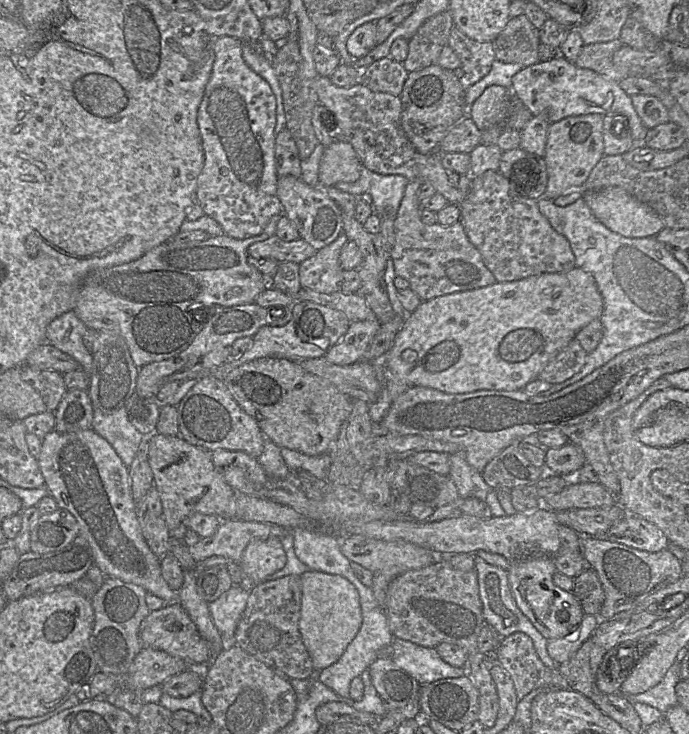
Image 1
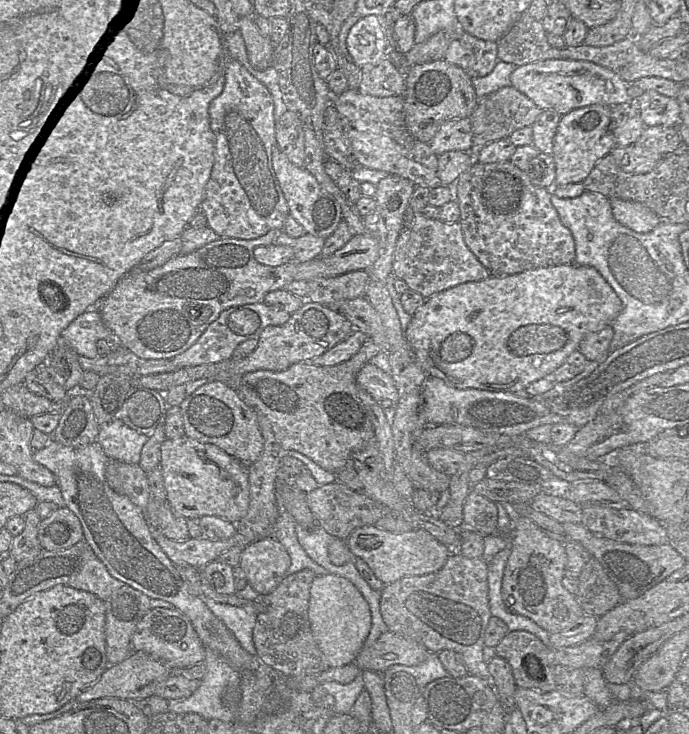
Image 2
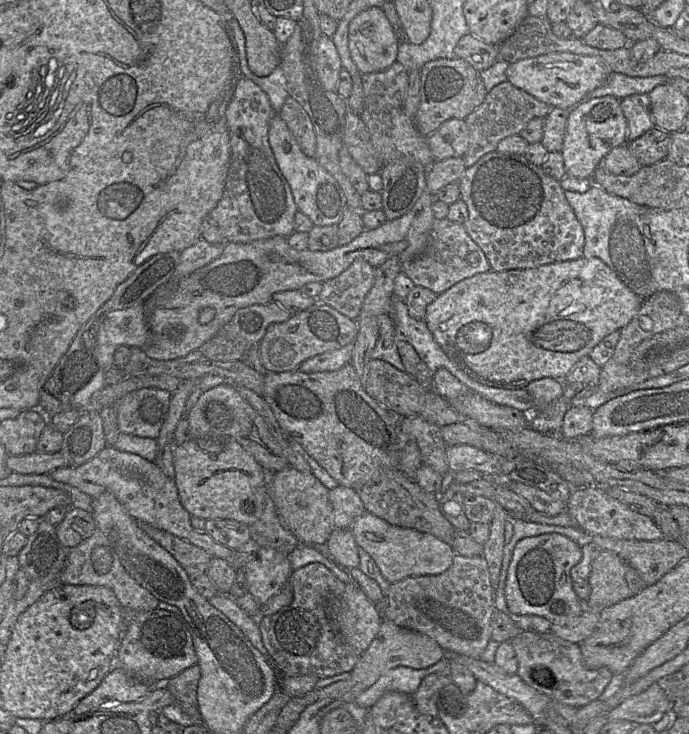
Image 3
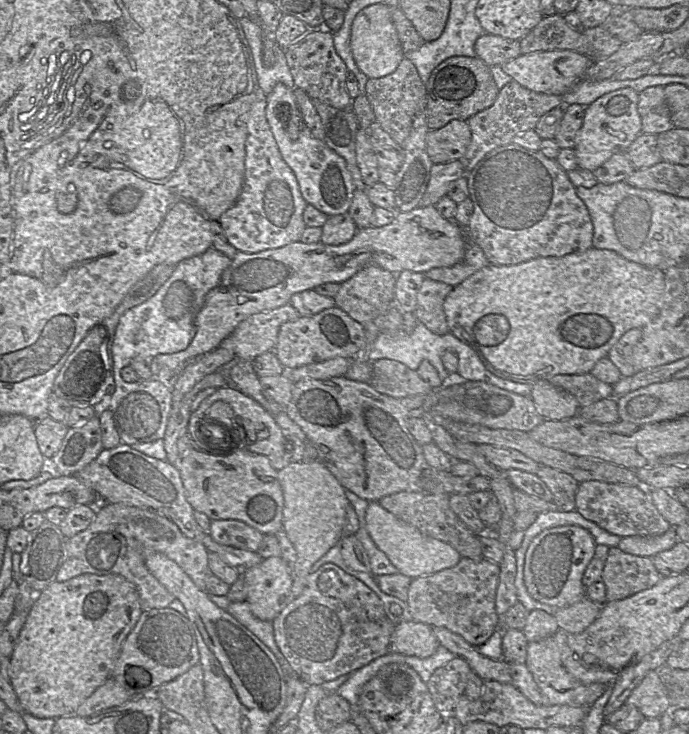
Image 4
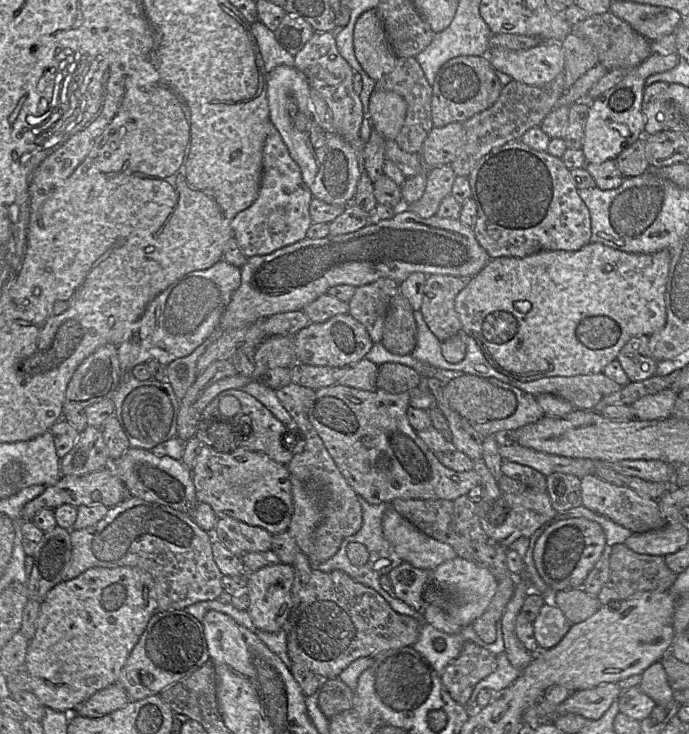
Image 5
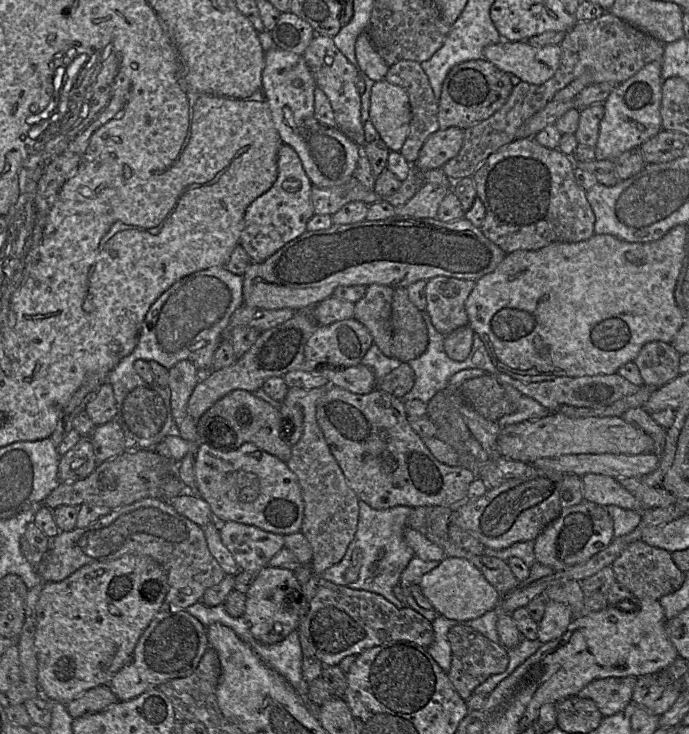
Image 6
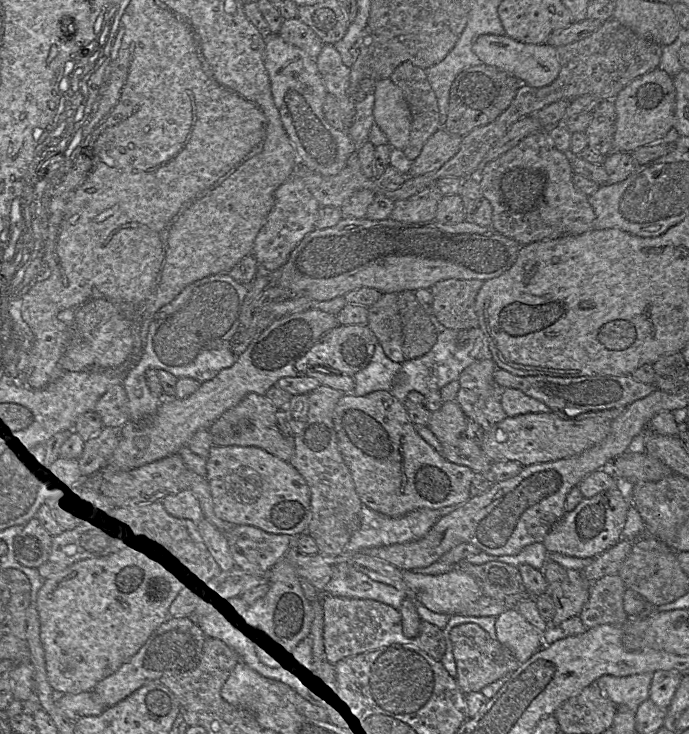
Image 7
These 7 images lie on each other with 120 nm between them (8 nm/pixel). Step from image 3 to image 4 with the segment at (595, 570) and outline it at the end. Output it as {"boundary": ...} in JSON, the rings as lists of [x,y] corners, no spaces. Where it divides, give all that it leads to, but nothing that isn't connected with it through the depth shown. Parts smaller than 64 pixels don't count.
{"boundary":[[[610,547],[601,580],[606,586],[606,602],[625,599],[654,586],[663,576],[651,557],[636,556]]]}

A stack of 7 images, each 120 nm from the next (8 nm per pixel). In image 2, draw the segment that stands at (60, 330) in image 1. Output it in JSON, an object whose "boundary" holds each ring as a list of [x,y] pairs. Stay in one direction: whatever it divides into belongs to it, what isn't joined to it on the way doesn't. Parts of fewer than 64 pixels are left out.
{"boundary":[[[91,309],[78,316],[61,334],[61,344],[71,348],[79,356],[98,357],[97,341],[101,327],[99,312]]]}

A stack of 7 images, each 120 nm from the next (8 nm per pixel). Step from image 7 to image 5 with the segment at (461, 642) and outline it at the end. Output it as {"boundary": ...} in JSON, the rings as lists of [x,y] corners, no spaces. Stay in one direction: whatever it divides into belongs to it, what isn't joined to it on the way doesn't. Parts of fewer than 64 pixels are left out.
{"boundary":[[[466,641],[440,677],[451,697],[459,704],[467,705],[476,684],[496,668],[497,655],[478,644],[478,641]]]}

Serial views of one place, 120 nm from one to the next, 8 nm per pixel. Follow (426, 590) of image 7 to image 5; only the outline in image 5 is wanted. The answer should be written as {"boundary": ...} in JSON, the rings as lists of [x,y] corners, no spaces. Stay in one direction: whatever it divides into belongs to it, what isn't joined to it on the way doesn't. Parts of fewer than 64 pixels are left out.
{"boundary":[[[458,556],[437,566],[430,583],[448,595],[448,614],[460,625],[470,625],[481,616],[498,588],[498,580],[487,568]]]}

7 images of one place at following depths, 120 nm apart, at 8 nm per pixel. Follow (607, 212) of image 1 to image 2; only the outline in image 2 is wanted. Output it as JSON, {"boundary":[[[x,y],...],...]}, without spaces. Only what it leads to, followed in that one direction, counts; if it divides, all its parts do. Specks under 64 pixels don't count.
{"boundary":[[[610,199],[612,214],[617,222],[637,233],[649,233],[661,219],[647,206],[629,200]]]}

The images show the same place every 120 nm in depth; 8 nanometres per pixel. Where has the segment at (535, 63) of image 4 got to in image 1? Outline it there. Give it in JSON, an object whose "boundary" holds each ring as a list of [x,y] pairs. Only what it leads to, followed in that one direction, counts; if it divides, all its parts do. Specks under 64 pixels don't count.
{"boundary":[[[561,55],[550,61],[522,68],[512,77],[511,91],[534,117],[545,117],[550,124],[569,116],[586,114],[625,116],[634,147],[646,146],[644,140],[648,129],[636,113],[631,96],[621,89],[618,82],[608,80],[590,69],[579,68]]]}

